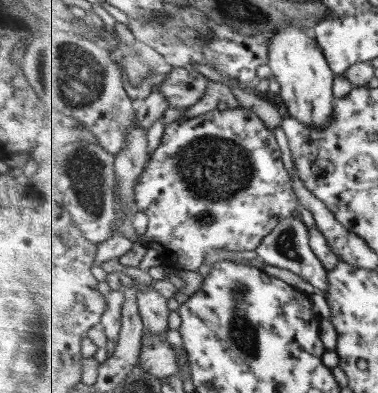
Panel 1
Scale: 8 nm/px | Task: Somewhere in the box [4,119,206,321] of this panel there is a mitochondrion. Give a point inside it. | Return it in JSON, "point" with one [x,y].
{"point":[86,178]}

